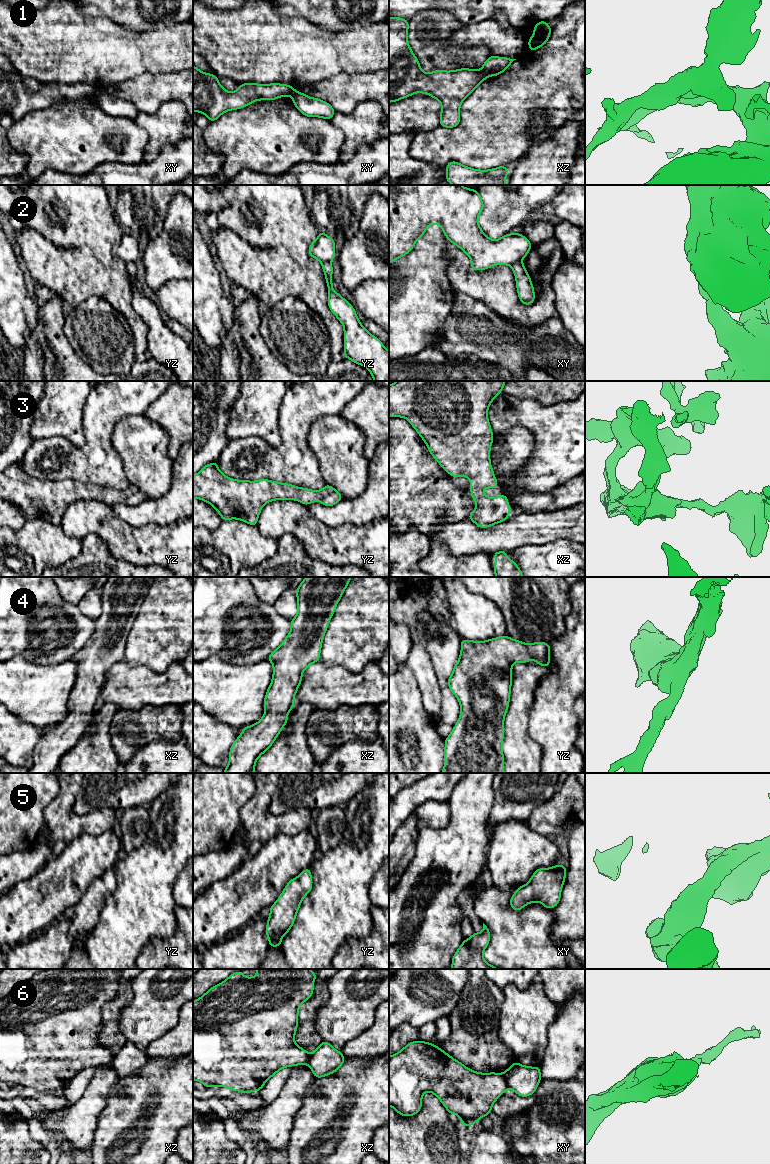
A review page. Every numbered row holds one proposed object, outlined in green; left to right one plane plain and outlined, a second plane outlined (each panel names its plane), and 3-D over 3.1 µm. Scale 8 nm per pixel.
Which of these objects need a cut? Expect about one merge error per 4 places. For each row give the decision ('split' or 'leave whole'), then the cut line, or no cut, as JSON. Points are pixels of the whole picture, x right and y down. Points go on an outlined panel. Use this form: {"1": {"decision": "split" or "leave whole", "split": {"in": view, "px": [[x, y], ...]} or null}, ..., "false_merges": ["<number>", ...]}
{"1": {"decision": "split", "split": {"in": "xz", "px": [[481, 69], [489, 75]]}}, "2": {"decision": "split", "split": {"in": "xy", "px": [[520, 259], [510, 265]]}}, "3": {"decision": "leave whole", "split": null}, "4": {"decision": "leave whole", "split": null}, "5": {"decision": "leave whole", "split": null}, "6": {"decision": "split", "split": {"in": "xy", "px": [[502, 1074], [508, 1087]]}}, "false_merges": ["1", "2", "6"]}

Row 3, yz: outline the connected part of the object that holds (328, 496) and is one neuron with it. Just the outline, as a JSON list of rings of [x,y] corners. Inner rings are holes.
[[[218,462],[205,465],[193,476],[193,498],[211,504],[222,520],[239,519],[252,526],[257,525],[262,507],[273,500],[298,500],[304,505],[320,501],[328,507],[344,499],[328,484],[314,491],[267,479],[235,480],[218,469]]]

